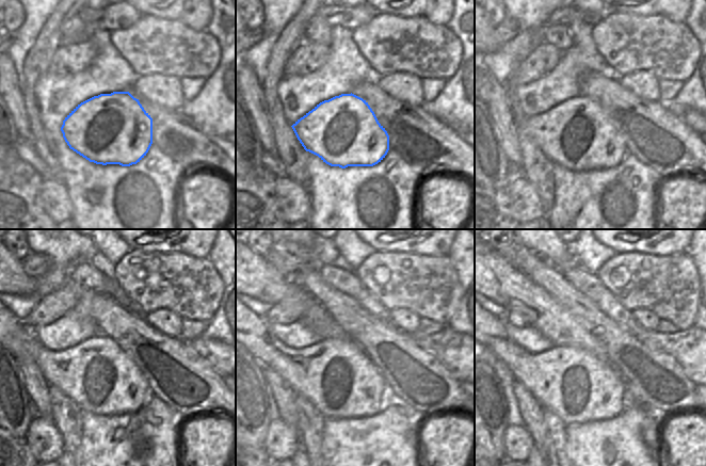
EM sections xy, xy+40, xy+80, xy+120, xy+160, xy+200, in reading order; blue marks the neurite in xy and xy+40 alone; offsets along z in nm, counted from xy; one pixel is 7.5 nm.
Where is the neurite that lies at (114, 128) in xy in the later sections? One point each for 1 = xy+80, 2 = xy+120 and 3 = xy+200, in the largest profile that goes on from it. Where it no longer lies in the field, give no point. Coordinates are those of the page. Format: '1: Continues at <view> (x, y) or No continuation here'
1: Continues at xy+80 (577, 133)
2: Continues at xy+120 (96, 374)
3: Continues at xy+200 (570, 382)

